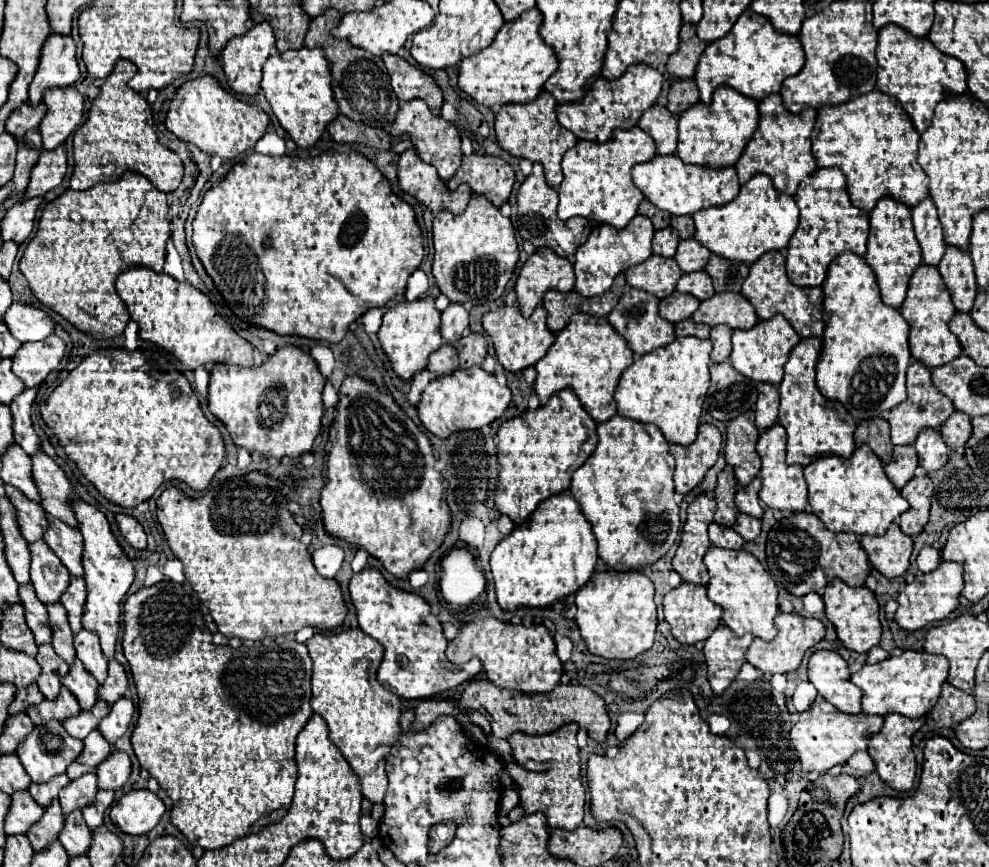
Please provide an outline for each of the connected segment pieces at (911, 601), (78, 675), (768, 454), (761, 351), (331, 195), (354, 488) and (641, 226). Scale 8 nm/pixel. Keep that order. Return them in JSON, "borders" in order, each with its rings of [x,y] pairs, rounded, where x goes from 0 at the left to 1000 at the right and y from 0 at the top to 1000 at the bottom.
{"borders":[[[[950,648],[950,653],[944,660],[926,662],[924,669],[920,674],[916,674],[916,678],[906,690],[908,704],[906,704],[904,715],[910,720],[910,724],[924,729],[924,727],[942,722],[950,715],[959,713],[969,701],[973,674],[975,674],[973,657],[971,657],[971,653],[967,653],[967,648]]],[[[77,759],[75,766],[71,768],[71,775],[63,782],[63,789],[77,803],[79,812],[83,819],[91,819],[95,810],[99,807],[97,796],[99,796],[99,784],[85,770],[85,766]]],[[[789,489],[772,496],[768,501],[768,507],[764,512],[764,521],[770,531],[770,540],[768,540],[768,554],[770,554],[770,563],[768,563],[768,577],[781,586],[781,588],[799,588],[799,591],[813,591],[813,586],[817,584],[817,572],[815,572],[815,556],[811,549],[811,537],[797,537],[795,535],[795,505],[793,505],[793,494]]],[[[785,362],[779,369],[766,371],[758,381],[742,381],[740,383],[740,408],[738,418],[740,422],[754,436],[762,441],[777,441],[787,445],[793,434],[793,420],[801,406],[801,401],[809,394],[809,388],[801,376],[797,376],[797,369],[791,362]]],[[[340,173],[328,175],[322,182],[309,182],[309,185],[293,182],[293,180],[283,180],[283,182],[267,180],[259,175],[253,180],[247,180],[243,187],[235,191],[235,196],[218,215],[214,215],[208,221],[196,251],[194,281],[208,316],[214,321],[218,334],[224,339],[226,348],[241,364],[241,369],[249,374],[257,374],[261,378],[269,378],[281,388],[305,388],[313,392],[330,392],[332,397],[342,397],[354,381],[354,374],[362,369],[366,362],[370,362],[374,355],[386,355],[398,344],[408,341],[413,318],[421,309],[425,309],[429,298],[427,268],[425,268],[425,261],[421,258],[417,238],[411,235],[404,226],[396,224],[392,208],[384,203],[382,194],[370,180],[362,175],[346,178]]],[[[352,434],[348,441],[346,441],[346,448],[344,448],[344,466],[342,466],[342,475],[340,475],[340,487],[338,491],[334,494],[334,501],[332,501],[332,512],[330,512],[330,524],[332,524],[332,535],[330,535],[330,558],[326,563],[326,570],[324,570],[324,586],[326,586],[326,604],[328,604],[328,611],[330,616],[334,616],[336,621],[342,621],[342,623],[348,623],[352,627],[358,627],[366,634],[370,634],[374,641],[378,641],[380,646],[384,646],[384,651],[390,655],[390,660],[398,662],[400,667],[413,667],[419,657],[425,657],[433,644],[439,639],[441,632],[447,630],[449,625],[449,618],[455,609],[455,586],[451,581],[451,567],[449,567],[449,549],[439,540],[441,535],[441,528],[439,528],[439,521],[437,521],[437,514],[435,514],[435,507],[431,505],[431,501],[404,473],[404,468],[396,461],[394,454],[386,454],[376,441],[372,438],[366,438],[362,434]]],[[[641,249],[639,256],[631,265],[623,265],[615,258],[603,261],[597,268],[590,284],[586,284],[586,288],[580,293],[580,298],[582,298],[580,300],[580,316],[582,316],[580,334],[590,344],[611,339],[627,314],[631,314],[637,307],[643,307],[643,304],[651,302],[655,295],[659,295],[659,272],[661,272],[661,261],[659,261],[657,251],[653,251],[653,249]]]]}

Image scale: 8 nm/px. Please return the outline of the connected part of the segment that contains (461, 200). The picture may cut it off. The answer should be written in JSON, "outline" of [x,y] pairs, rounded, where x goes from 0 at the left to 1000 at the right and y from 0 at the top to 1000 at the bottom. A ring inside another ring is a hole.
{"outline":[[[417,171],[404,180],[402,215],[406,221],[419,226],[439,247],[445,242],[465,247],[477,226],[475,215],[465,215],[461,221],[455,221],[451,212],[445,210],[441,194],[433,191],[431,187],[425,187],[425,182],[421,182],[421,175]]]}

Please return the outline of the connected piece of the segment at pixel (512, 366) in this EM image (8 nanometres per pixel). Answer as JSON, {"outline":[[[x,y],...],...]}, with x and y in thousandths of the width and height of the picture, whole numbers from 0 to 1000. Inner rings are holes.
{"outline":[[[506,353],[504,358],[495,358],[489,362],[487,376],[489,376],[491,385],[497,390],[502,411],[504,411],[506,420],[510,422],[510,427],[528,429],[528,427],[540,422],[554,406],[554,401],[560,397],[560,385],[552,376],[552,364],[554,362],[550,355],[542,355],[542,360],[532,369],[526,362],[524,353],[518,353],[518,355]]]}

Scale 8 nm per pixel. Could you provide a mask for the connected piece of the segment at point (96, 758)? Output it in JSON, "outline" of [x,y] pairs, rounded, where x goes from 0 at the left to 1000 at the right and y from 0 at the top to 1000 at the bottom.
{"outline":[[[93,842],[87,851],[85,851],[85,865],[81,867],[81,872],[69,884],[67,893],[69,897],[81,897],[81,893],[87,890],[95,890],[97,884],[101,879],[105,879],[105,874],[109,874],[113,860],[103,851],[103,847],[99,842]]]}

